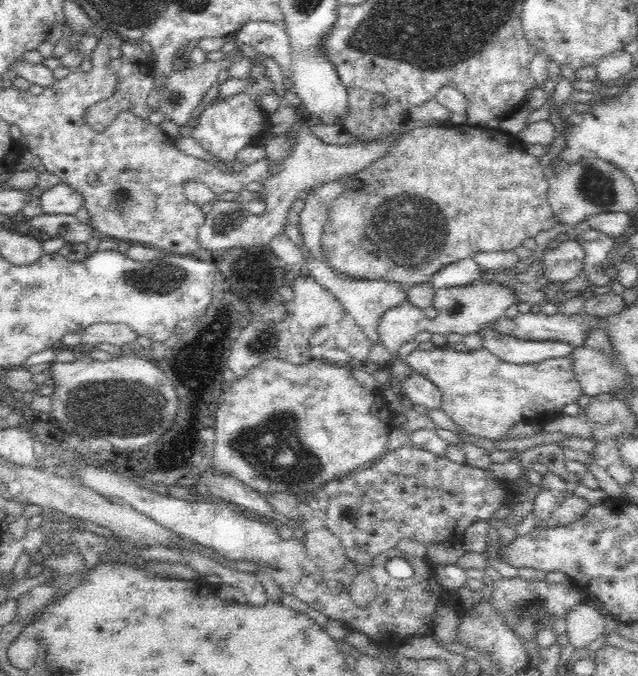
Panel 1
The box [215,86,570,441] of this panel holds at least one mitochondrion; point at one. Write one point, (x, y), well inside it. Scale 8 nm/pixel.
(404, 229)

